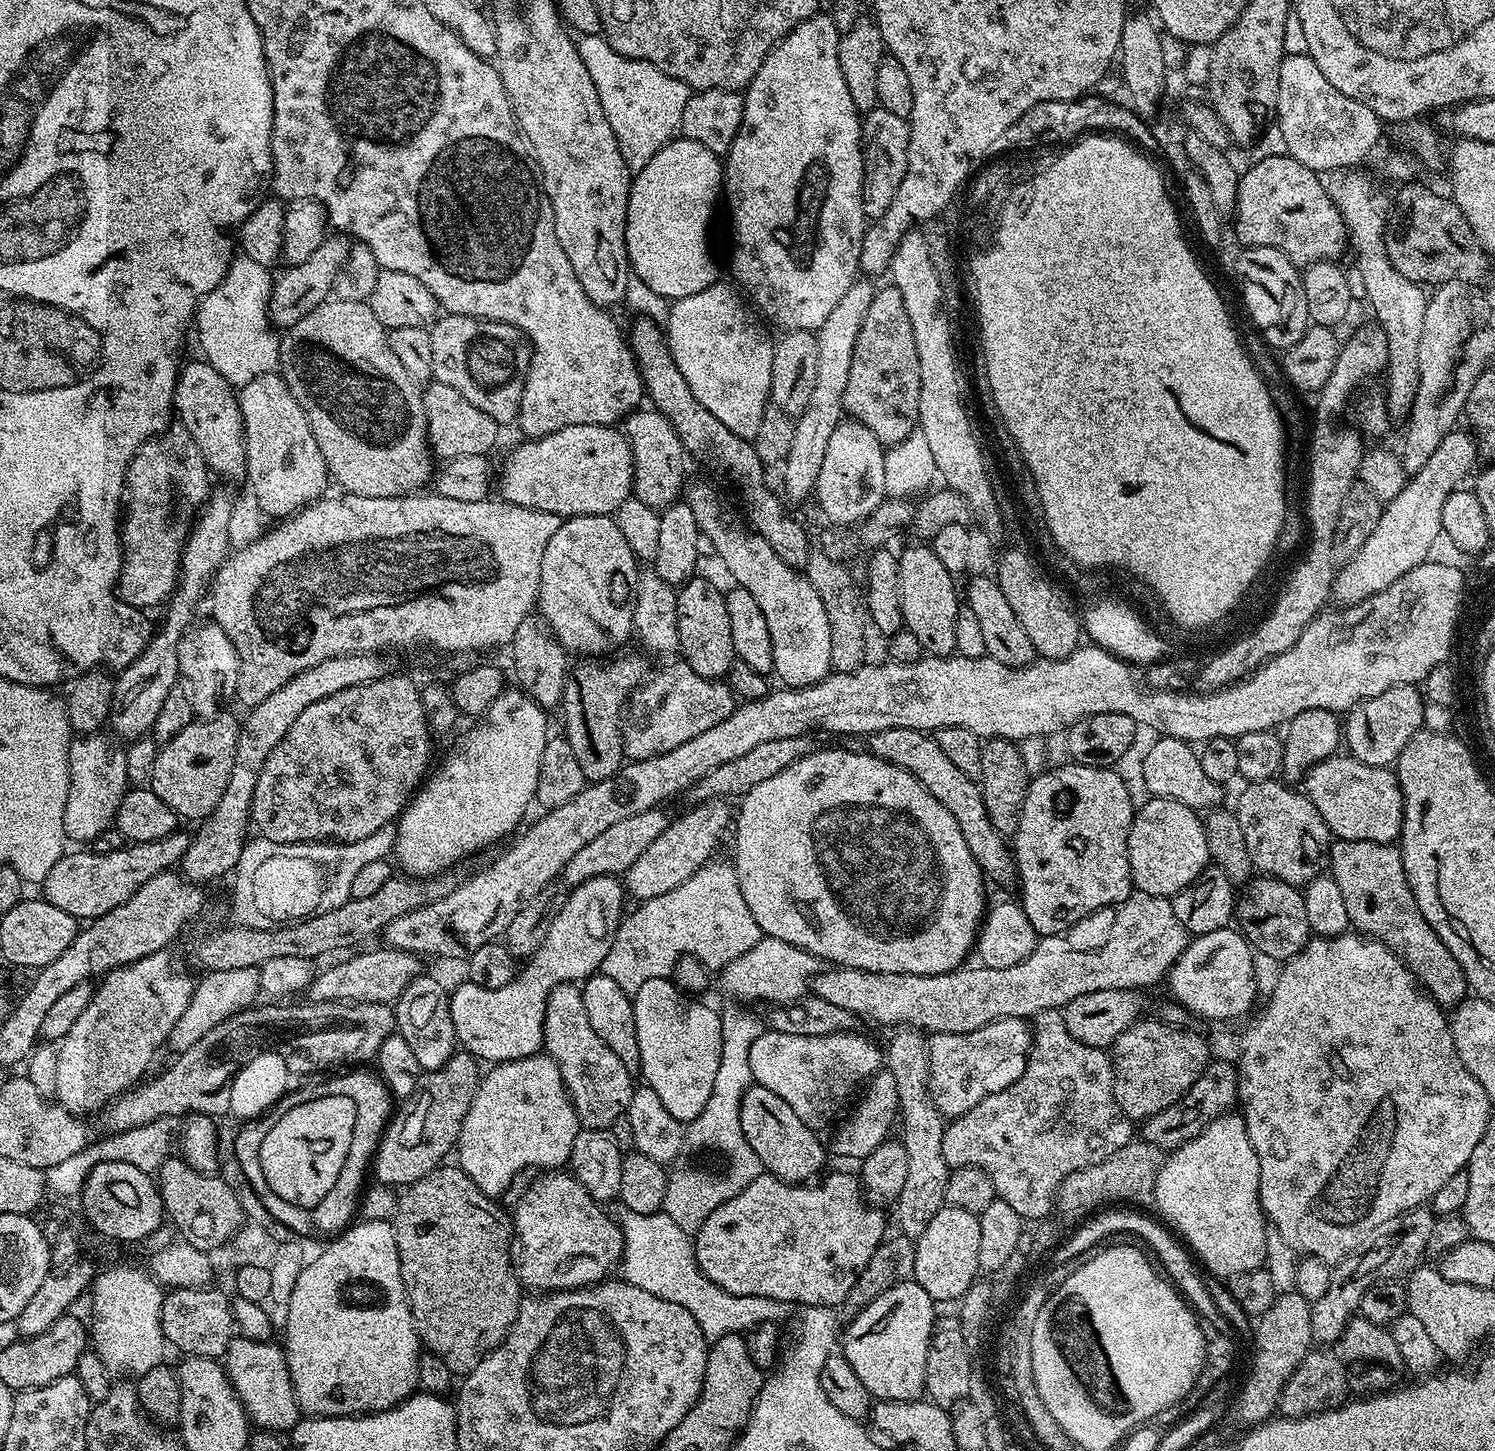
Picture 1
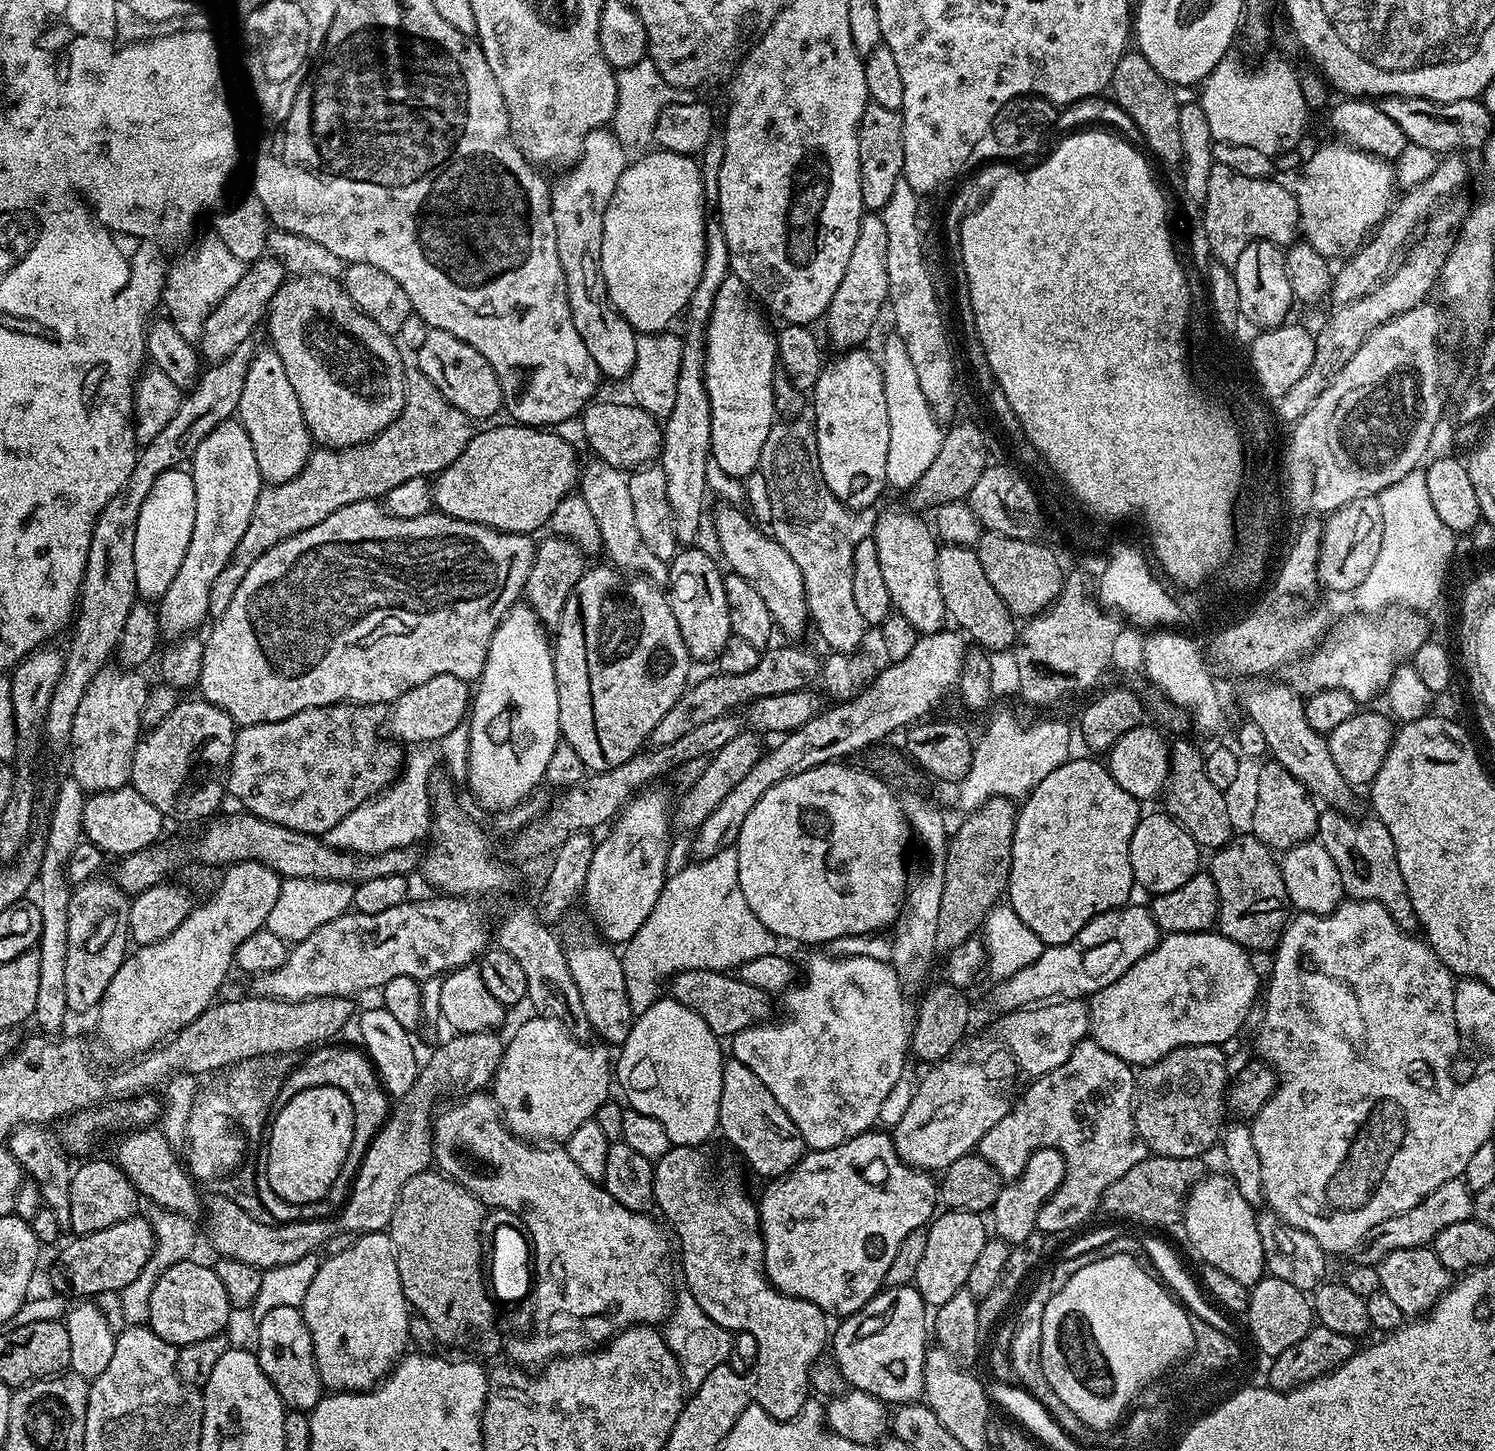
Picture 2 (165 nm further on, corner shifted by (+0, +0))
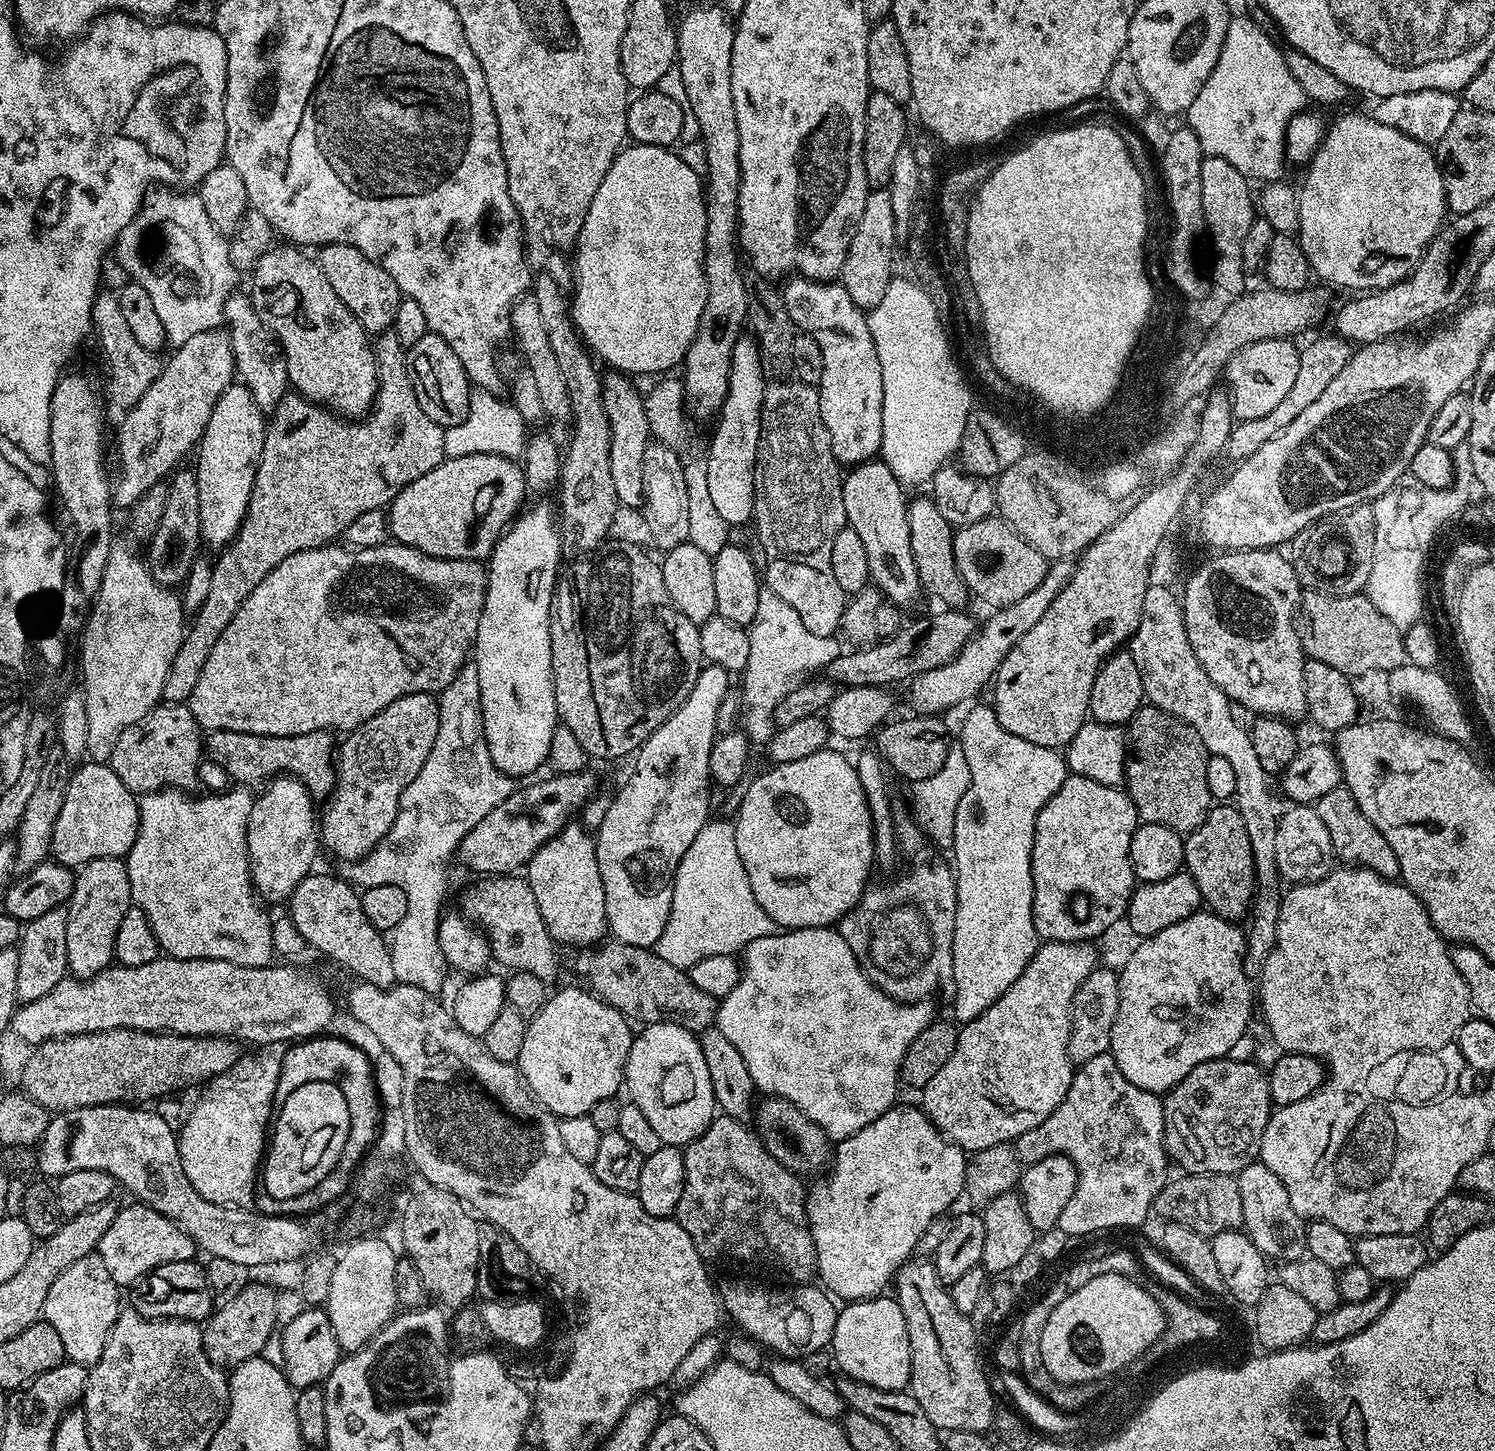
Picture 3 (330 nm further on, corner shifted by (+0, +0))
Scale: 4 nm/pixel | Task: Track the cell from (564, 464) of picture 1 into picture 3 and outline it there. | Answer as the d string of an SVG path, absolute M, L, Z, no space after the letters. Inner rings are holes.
M470 454L462 458L449 456L445 458L437 468L430 470L430 474L422 474L422 478L414 478L414 482L410 482L410 486L403 488L403 490L392 499L392 503L386 512L388 531L391 539L395 541L395 543L416 548L419 552L424 552L427 556L446 558L447 560L478 560L484 562L491 557L493 550L496 548L496 544L500 541L502 533L507 529L508 525L520 515L522 509L525 507L524 492L526 493L524 470L515 459L507 456L499 456L498 454Z

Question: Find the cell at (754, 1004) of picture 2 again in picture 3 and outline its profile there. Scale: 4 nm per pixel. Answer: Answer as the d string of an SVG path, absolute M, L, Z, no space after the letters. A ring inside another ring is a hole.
M610 940L576 955L575 972L590 984L589 989L595 995L625 1017L636 1018L644 1024L670 1021L697 1034L715 1025L719 1008L717 997L699 990L685 969L666 962L653 949Z

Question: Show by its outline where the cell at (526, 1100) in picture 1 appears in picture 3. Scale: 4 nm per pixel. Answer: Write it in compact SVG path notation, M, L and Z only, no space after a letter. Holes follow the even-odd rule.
M560 988L549 995L548 1000L542 1006L542 1010L538 1010L536 1016L528 1020L528 1029L526 1030L526 1039L522 1042L522 1054L518 1054L515 1065L520 1069L520 1077L523 1078L524 1083L527 1084L529 1090L532 1091L533 1096L552 1113L553 1116L559 1118L561 1116L586 1116L588 1111L594 1106L598 1106L598 1102L603 1100L611 1100L617 1095L616 1091L621 1091L622 1085L625 1083L624 1067L628 1061L630 1054L630 1046L632 1045L632 1037L634 1035L634 1028L631 1028L629 1021L625 1015L612 1008L606 1001L601 1000L597 995L584 988Z

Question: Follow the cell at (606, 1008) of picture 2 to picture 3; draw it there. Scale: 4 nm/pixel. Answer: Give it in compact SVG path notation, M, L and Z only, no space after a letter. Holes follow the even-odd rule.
M583 823L565 824L561 832L540 847L527 862L526 879L530 890L534 890L538 910L542 910L542 922L546 922L546 930L557 945L577 944L576 948L583 950L605 939L606 894L602 890L602 874L598 874L596 842Z

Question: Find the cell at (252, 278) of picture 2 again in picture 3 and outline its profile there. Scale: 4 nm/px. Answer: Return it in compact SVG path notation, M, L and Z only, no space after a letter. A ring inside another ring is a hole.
M211 328L202 334L194 334L194 338L180 344L161 367L157 380L149 388L134 407L123 413L124 421L120 424L120 433L116 436L116 456L120 459L120 477L115 477L112 503L117 509L131 509L137 504L154 485L165 481L181 463L180 460L188 451L200 443L206 430L206 422L210 422L210 414L214 414L214 406L218 398L234 382L236 376L236 363L232 353L232 343L227 331L220 328Z

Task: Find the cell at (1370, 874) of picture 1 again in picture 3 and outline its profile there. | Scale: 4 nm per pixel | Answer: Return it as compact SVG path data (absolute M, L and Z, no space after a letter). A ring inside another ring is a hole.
M1339 786L1330 790L1330 794L1322 794L1322 798L1315 801L1314 807L1318 818L1322 818L1322 823L1326 825L1326 830L1330 830L1330 842L1341 865L1374 870L1374 874L1387 880L1399 877L1398 858L1390 842L1386 842L1386 838L1382 838L1382 833L1378 831L1378 826L1374 826L1374 822L1370 822L1370 818L1362 814L1358 802L1347 788Z

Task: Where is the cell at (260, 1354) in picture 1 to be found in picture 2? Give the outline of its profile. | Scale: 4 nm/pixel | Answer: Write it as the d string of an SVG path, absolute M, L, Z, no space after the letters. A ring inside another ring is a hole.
M281 1306L270 1310L258 1321L254 1351L262 1366L262 1374L270 1378L274 1390L282 1398L285 1409L311 1413L318 1406L322 1385L314 1358L312 1335L306 1326L306 1318L299 1307Z

